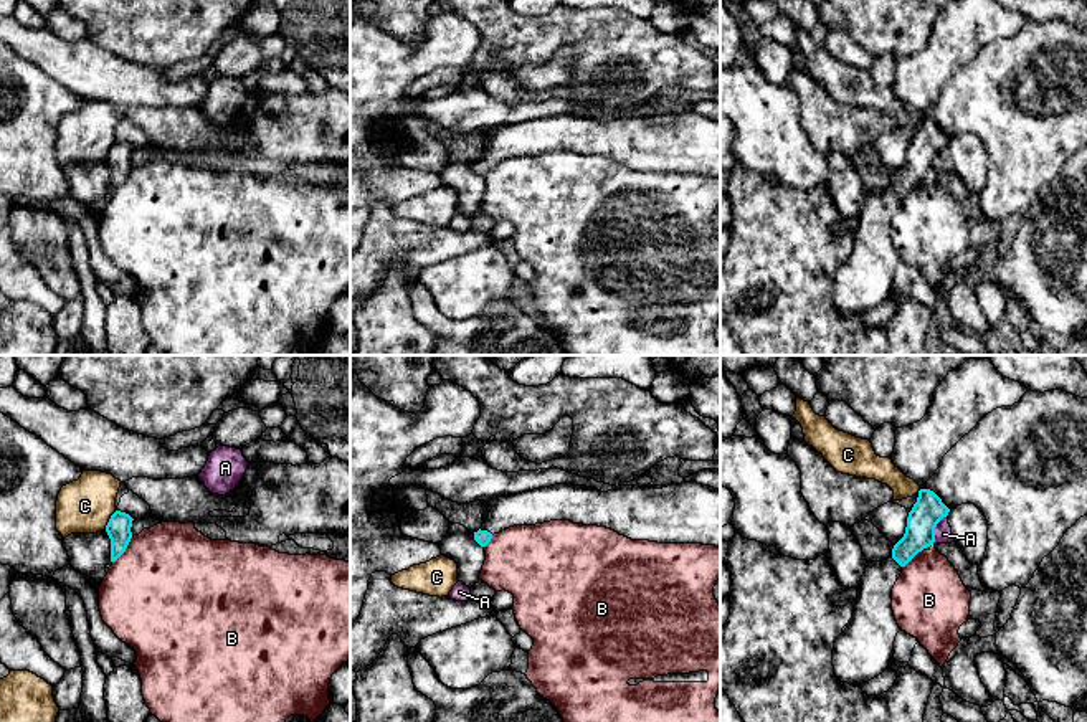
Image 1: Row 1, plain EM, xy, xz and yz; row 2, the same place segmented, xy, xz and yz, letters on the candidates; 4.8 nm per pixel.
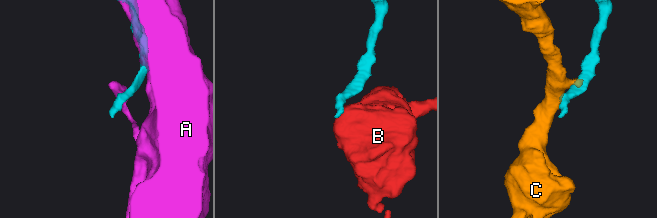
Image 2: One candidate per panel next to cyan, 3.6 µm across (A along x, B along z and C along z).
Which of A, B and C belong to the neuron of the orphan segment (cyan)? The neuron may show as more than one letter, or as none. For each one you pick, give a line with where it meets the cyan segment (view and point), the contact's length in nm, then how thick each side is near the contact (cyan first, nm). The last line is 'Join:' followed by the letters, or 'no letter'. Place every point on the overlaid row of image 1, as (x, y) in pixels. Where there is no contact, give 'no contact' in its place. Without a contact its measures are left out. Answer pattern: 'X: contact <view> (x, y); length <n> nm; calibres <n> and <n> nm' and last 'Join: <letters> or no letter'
Join: no letter

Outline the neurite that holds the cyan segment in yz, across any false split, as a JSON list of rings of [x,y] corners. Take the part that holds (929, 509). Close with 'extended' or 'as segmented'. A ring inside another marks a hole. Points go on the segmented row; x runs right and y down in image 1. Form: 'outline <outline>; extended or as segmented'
outline [[[920,489],[892,555],[884,562],[866,563],[851,623],[833,649],[834,674],[841,682],[867,682],[894,663],[894,641],[900,628],[892,611],[892,588],[902,568],[933,545],[935,527],[948,512],[933,491]]]; extended

